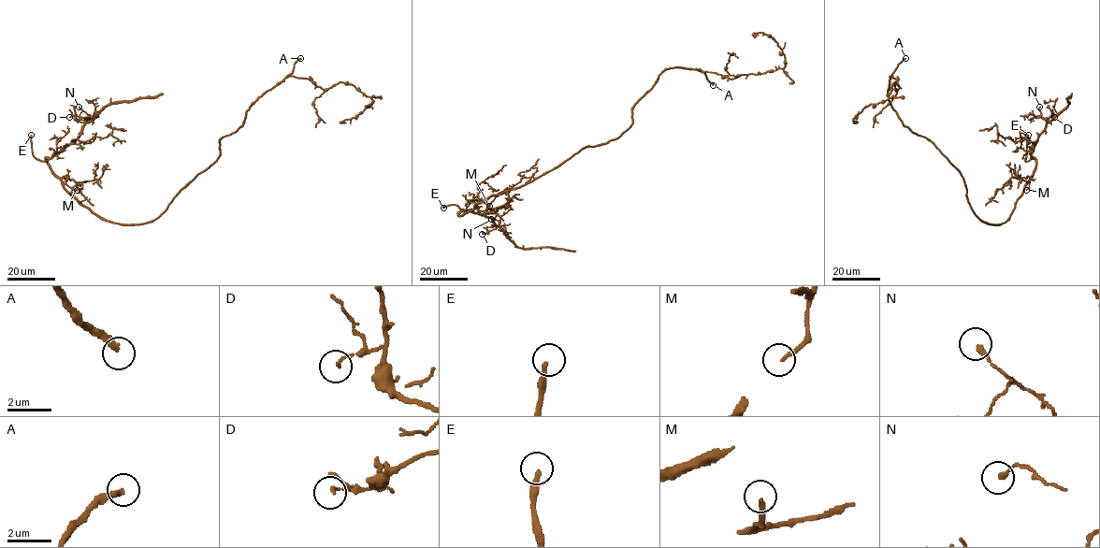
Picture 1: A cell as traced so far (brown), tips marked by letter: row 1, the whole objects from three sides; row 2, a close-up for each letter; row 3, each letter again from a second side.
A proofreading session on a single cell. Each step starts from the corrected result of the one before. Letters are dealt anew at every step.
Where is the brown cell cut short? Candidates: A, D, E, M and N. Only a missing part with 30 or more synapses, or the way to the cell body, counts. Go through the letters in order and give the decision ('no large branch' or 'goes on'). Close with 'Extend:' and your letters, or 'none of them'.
A: goes on
D: no large branch
E: no large branch
M: no large branch
N: no large branch
Extend: A

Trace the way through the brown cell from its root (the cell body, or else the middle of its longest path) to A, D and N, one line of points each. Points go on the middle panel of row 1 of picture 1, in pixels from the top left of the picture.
A: (595, 146), (617, 137), (630, 126), (631, 108), (667, 68), (700, 69), (713, 85)
D: (595, 146), (585, 147), (532, 180), (493, 194), (459, 214), (471, 210), (489, 217), (497, 227), (482, 234)
N: (595, 146), (585, 147), (532, 180), (493, 194), (459, 214), (474, 211), (499, 224), (499, 221), (491, 219)

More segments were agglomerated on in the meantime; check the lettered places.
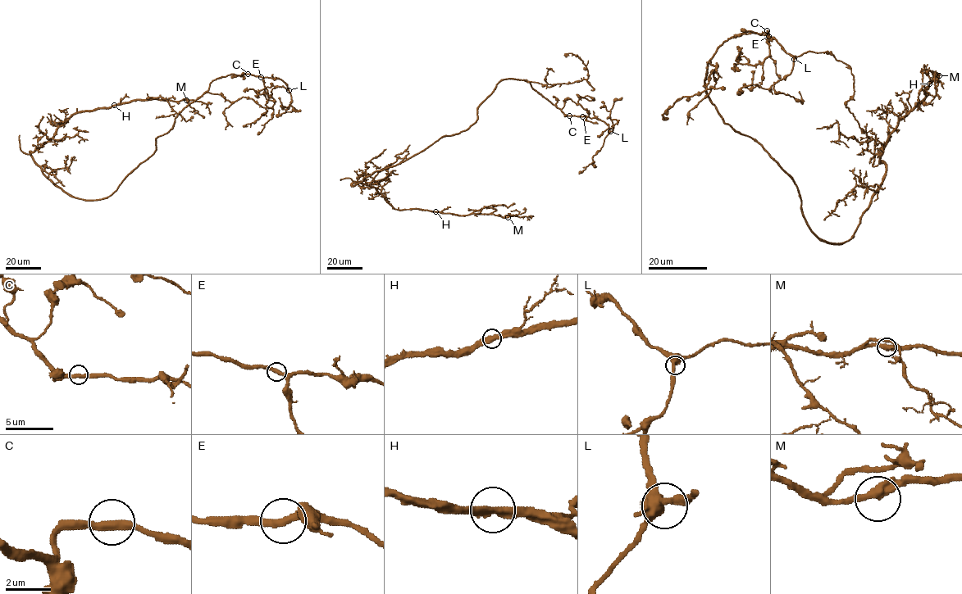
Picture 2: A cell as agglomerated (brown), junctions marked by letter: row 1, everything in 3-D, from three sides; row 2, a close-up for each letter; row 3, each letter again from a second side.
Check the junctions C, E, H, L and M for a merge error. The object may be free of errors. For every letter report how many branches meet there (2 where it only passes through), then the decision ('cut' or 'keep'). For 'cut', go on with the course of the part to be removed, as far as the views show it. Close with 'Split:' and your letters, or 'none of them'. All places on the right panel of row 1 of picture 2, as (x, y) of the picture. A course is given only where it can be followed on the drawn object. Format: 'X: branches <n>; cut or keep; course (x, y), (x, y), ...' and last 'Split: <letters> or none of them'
C: branches 2; keep
E: branches 2; keep
H: branches 2; keep
L: branches 2; keep
M: branches 2; keep
Split: none of them

